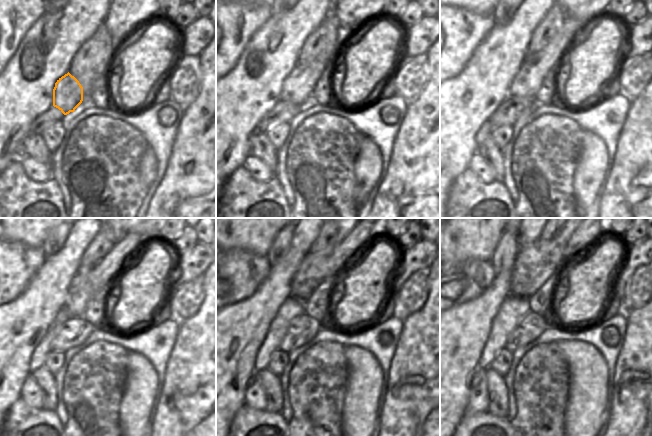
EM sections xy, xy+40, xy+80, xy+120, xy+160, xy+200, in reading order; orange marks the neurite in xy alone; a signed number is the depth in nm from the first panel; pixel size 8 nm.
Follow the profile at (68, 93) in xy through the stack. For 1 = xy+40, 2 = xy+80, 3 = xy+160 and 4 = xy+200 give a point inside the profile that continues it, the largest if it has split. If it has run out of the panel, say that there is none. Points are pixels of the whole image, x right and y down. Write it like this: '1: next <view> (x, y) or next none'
1: next xy+40 (297, 88)
2: next xy+80 (535, 67)
3: next xy+160 (315, 269)
4: next xy+200 (537, 262)

